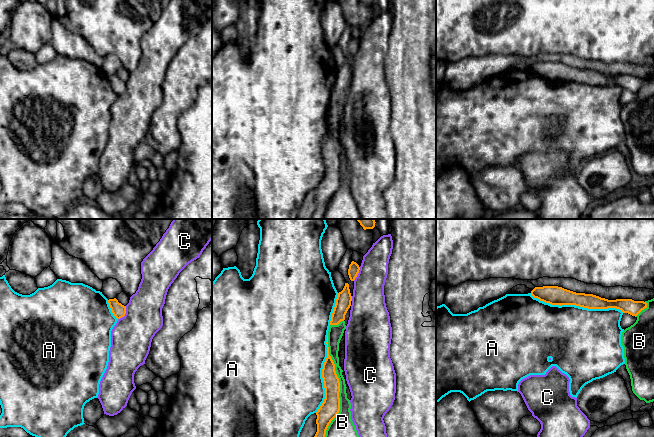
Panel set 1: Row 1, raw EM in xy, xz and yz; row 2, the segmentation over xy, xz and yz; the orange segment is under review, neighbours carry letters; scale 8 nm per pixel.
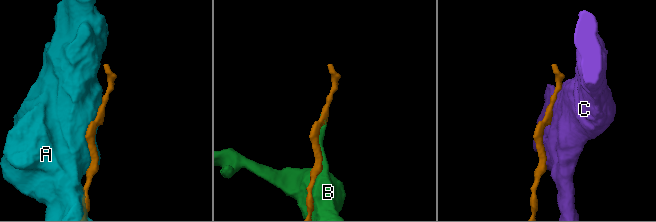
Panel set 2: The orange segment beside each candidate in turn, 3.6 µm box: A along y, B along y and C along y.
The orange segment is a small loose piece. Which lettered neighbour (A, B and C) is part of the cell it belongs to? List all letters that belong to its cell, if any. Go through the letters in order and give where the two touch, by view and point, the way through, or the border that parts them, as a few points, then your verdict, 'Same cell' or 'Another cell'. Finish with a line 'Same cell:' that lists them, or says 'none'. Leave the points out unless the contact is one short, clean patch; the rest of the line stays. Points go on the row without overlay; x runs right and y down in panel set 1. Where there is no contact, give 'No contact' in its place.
A: Touches orange at yz (577, 81). Another cell
B: Touches orange at xz (339, 165). Same cell
C: Touches orange at xy (124, 90). Another cell
Same cell: B

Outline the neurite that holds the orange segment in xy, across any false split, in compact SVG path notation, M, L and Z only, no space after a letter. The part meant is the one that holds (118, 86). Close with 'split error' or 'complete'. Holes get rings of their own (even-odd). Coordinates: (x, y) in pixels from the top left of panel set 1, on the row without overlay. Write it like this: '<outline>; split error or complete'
M116 74L109 75L108 79L109 79L109 82L111 84L111 87L113 89L113 91L117 95L120 95L120 94L125 92L125 90L126 90L126 82L122 81L121 79L119 79Z; complete

